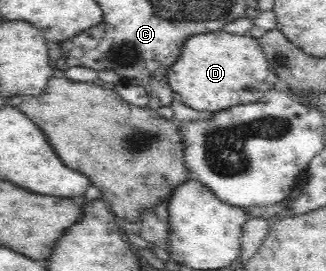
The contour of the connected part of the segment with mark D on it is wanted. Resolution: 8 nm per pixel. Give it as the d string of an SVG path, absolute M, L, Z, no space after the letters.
M223 29L189 37L179 57L167 70L167 78L171 90L181 102L193 110L211 114L238 104L255 103L267 91L281 85L257 38Z

